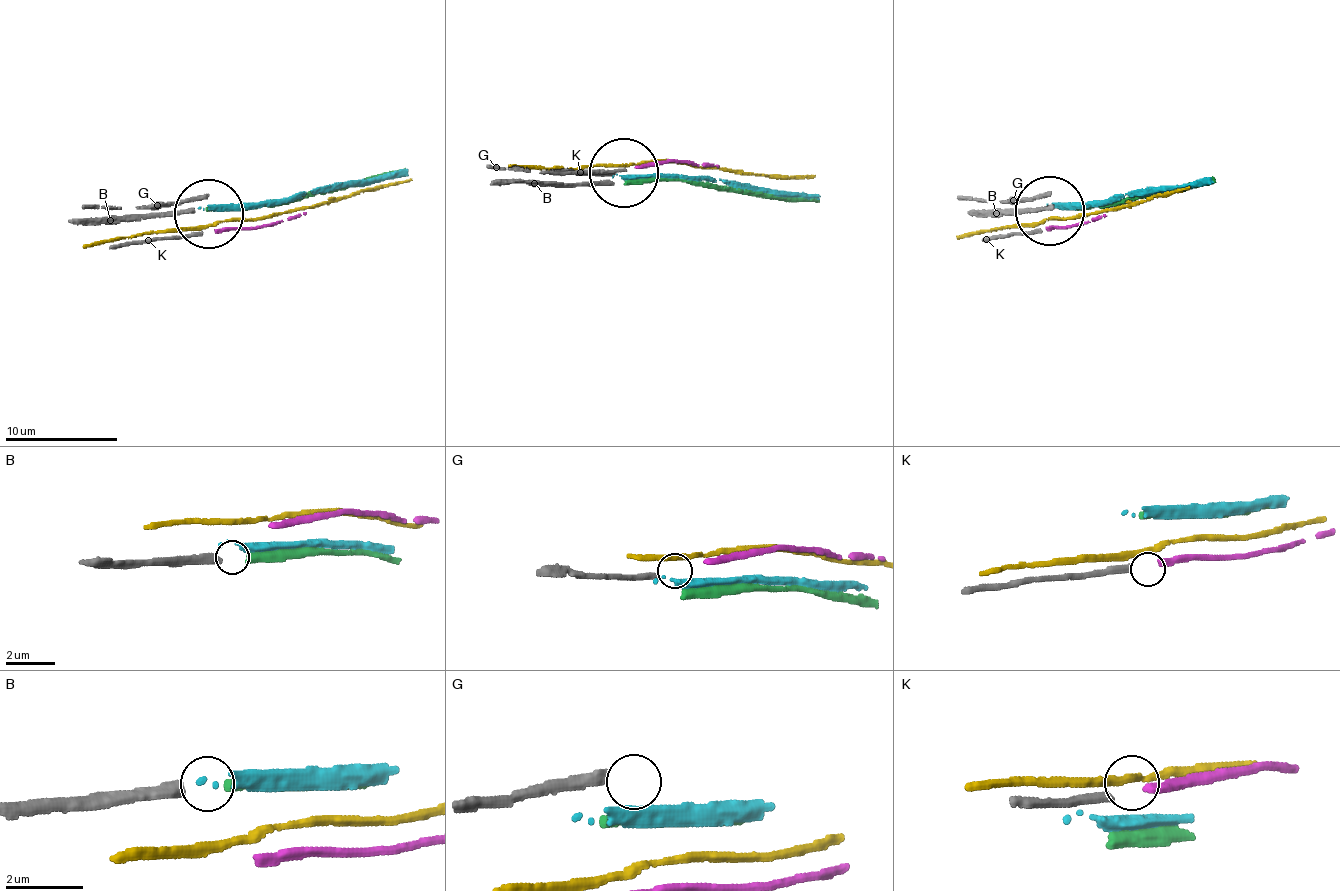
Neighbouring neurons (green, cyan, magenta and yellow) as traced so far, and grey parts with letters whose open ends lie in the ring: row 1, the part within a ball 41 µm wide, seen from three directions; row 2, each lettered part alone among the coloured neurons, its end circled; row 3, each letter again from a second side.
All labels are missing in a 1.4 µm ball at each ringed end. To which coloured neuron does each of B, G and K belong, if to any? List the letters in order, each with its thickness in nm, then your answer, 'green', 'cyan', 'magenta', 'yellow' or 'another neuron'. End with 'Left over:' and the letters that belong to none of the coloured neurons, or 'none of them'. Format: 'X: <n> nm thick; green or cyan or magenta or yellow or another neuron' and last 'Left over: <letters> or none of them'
B: 340 nm thick; green
G: 240 nm thick; another neuron
K: 240 nm thick; magenta
Left over: G

